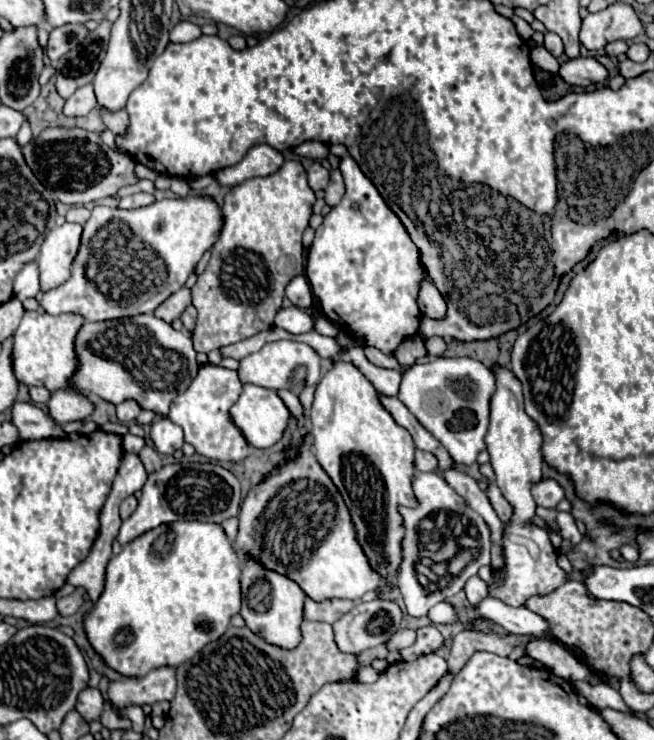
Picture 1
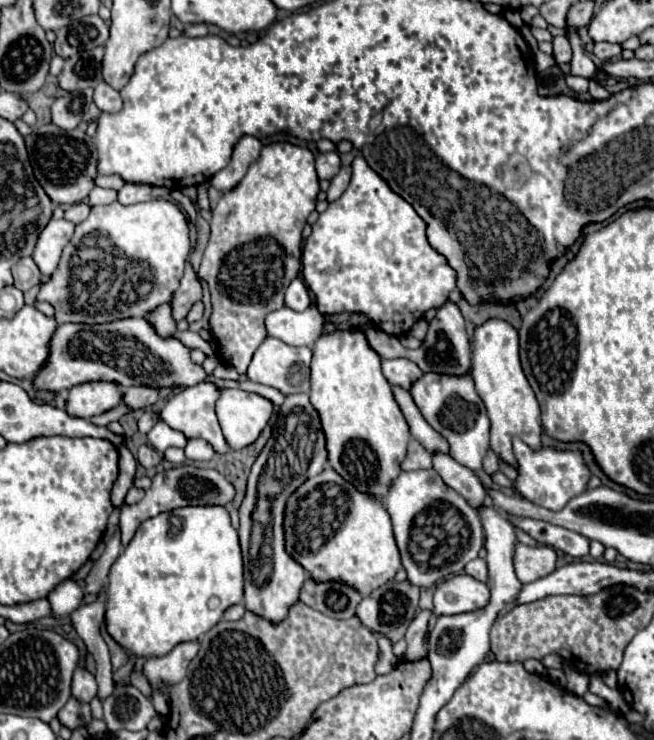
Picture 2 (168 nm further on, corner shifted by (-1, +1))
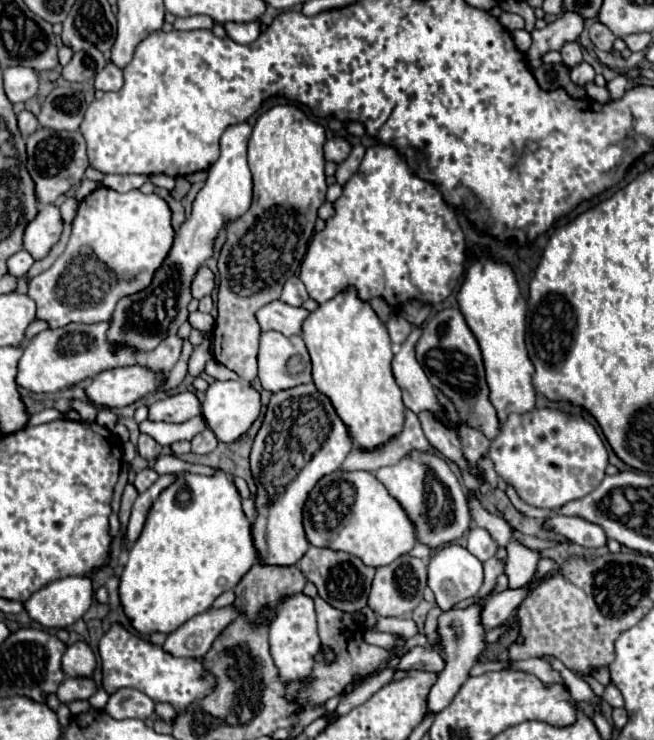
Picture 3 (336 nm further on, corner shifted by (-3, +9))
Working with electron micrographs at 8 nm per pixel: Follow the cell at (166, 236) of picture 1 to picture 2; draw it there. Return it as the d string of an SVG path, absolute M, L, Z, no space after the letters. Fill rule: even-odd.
M151 199L137 205L121 205L119 201L103 207L91 207L89 217L75 227L75 235L63 251L57 271L51 275L37 295L37 301L49 301L55 307L57 323L109 323L125 317L147 317L159 305L169 303L183 277L185 261L191 253L189 221L181 207L173 201ZM99 233L107 239L107 247L99 245Z

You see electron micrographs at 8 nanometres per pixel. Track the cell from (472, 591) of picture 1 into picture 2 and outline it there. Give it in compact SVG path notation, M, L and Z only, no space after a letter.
M479 557L467 563L465 573L467 573L467 575L471 575L473 579L481 581L481 583L487 583L487 565L485 565L485 561L483 561L483 559L479 559Z

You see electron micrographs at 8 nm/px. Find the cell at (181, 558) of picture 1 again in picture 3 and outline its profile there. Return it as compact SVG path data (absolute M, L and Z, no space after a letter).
M215 469L213 475L179 473L177 479L155 499L147 515L143 533L129 551L129 561L119 583L119 597L125 615L143 635L149 635L153 631L171 633L175 631L175 627L179 627L179 623L185 623L187 619L207 611L207 607L211 607L211 603L223 591L233 589L239 579L251 569L255 557L257 551L253 545L251 523L241 509L241 495L231 475L223 469Z

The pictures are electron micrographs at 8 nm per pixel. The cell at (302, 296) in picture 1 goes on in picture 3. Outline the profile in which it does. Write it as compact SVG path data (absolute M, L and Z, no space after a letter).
M293 275L291 279L287 279L287 283L283 285L283 293L279 297L283 303L293 305L293 307L301 307L301 303L307 299L307 291L305 285L301 283L301 279L297 275Z

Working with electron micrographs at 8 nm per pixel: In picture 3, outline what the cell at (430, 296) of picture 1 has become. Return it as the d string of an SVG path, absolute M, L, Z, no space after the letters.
M443 309L431 317L417 341L415 353L431 385L453 403L459 419L491 439L491 435L499 431L499 419L495 407L489 401L489 387L485 381L485 369L477 339L467 327L463 313L459 309Z

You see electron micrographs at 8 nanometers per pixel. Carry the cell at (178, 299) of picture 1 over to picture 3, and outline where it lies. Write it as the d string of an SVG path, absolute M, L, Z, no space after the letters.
M201 267L199 273L195 275L193 281L193 297L201 299L205 295L211 295L211 291L215 289L215 275L209 267Z

